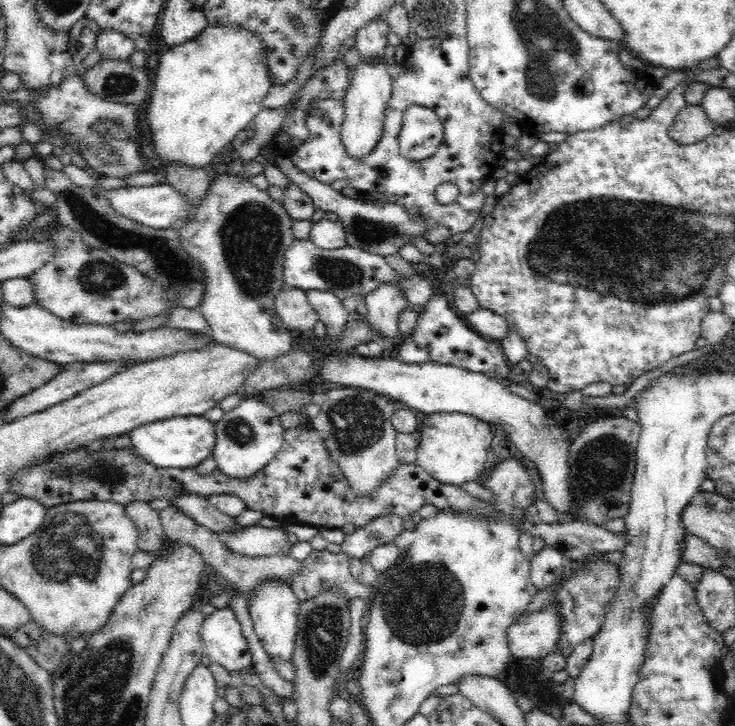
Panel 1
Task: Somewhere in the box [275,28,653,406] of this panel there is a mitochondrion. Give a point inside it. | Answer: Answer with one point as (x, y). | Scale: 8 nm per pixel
(555, 240)

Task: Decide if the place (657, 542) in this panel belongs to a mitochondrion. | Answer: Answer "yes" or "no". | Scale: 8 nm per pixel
no

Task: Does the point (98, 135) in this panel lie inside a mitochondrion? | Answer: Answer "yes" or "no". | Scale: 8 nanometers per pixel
yes

